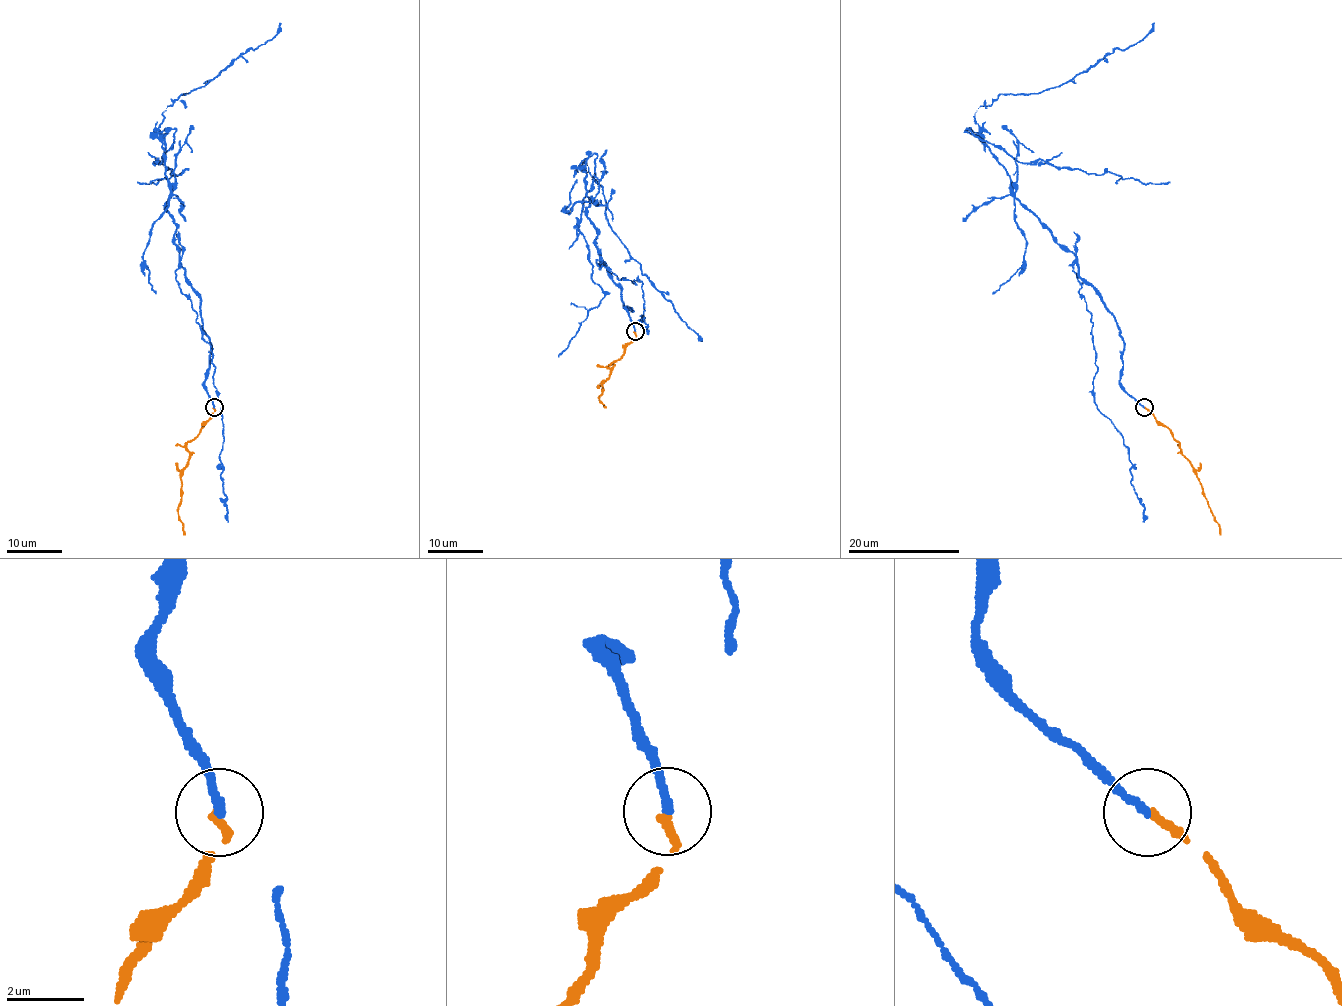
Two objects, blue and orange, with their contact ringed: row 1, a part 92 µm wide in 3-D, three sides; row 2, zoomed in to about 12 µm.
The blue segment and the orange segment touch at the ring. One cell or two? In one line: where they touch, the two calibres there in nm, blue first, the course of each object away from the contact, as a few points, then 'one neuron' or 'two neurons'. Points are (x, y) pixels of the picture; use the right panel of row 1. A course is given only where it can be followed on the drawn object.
place (1144, 407); calibres 200 and 240 nm; course blue (1144, 407), (1119, 382), (1115, 316), (1012, 191), (974, 114), (999, 95), (1059, 86), (1154, 22); course orange (1144, 407), (1180, 446), (1221, 535); two neurons

